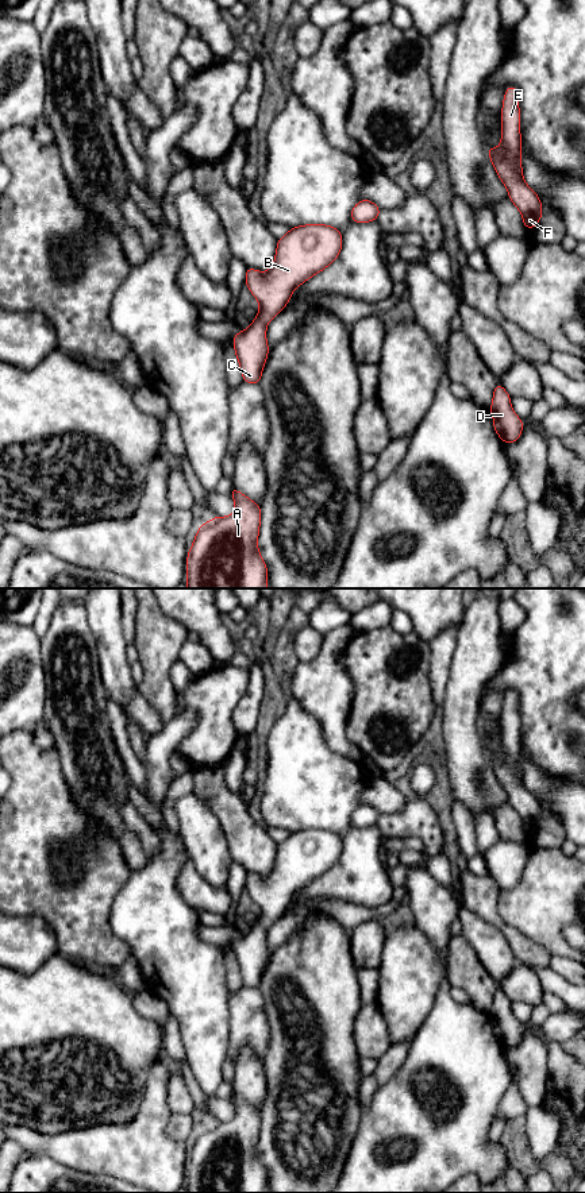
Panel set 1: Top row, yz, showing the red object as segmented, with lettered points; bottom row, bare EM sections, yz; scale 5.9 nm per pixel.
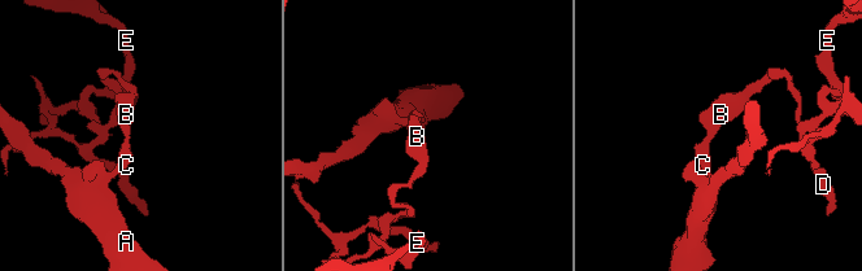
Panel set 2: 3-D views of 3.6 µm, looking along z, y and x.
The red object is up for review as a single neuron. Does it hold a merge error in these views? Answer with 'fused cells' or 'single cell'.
single cell

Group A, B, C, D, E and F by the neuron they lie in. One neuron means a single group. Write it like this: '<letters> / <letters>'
A B C D E F

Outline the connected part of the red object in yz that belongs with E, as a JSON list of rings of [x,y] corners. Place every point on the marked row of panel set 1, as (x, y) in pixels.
[[[508,86],[505,90],[501,124],[501,143],[497,148],[488,147],[488,155],[508,190],[509,200],[520,211],[528,231],[542,217],[542,201],[523,178],[519,92],[516,86]]]

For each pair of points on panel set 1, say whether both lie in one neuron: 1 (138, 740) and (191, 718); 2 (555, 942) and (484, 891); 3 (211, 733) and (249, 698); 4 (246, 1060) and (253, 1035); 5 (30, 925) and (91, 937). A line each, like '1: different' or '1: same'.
1: different
2: different
3: different
4: different
5: different

